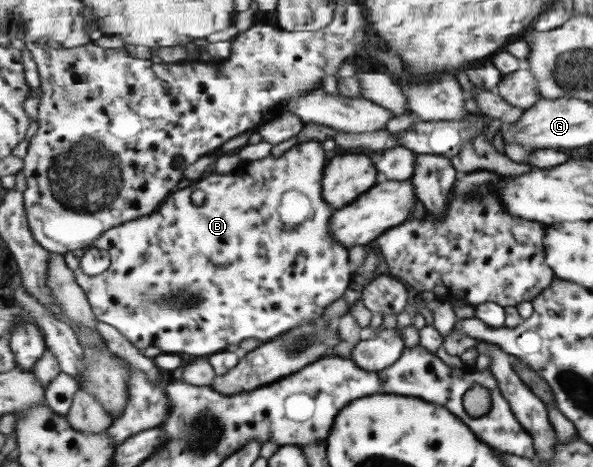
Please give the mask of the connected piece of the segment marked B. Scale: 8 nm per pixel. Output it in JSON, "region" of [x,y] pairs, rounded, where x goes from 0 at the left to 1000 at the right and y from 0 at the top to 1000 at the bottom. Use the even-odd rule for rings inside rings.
{"region":[[[528,300],[499,308],[467,338],[455,330],[440,343],[410,345],[386,373],[354,373],[325,392],[314,392],[305,403],[307,409],[304,405],[293,409],[293,418],[287,418],[287,426],[280,426],[280,435],[260,460],[253,460],[246,469],[233,469],[226,478],[212,478],[192,495],[182,495],[179,503],[172,503],[172,512],[162,512],[165,520],[159,516],[155,529],[145,527],[128,537],[118,537],[110,544],[111,563],[125,582],[128,602],[148,632],[162,683],[196,700],[197,709],[202,709],[221,734],[226,734],[228,743],[239,752],[246,743],[265,741],[275,756],[307,758],[312,764],[314,760],[354,764],[354,760],[381,752],[384,739],[403,739],[415,726],[435,726],[440,734],[462,732],[462,726],[472,724],[482,711],[492,711],[497,702],[546,679],[551,657],[578,636],[595,602],[597,582],[587,563],[587,531],[577,518],[570,518],[556,493],[560,460],[567,448],[550,433],[543,409],[543,383],[546,383],[553,349],[553,332],[543,319],[543,304]],[[327,409],[344,413],[339,439],[331,439],[331,430],[324,422]],[[162,529],[184,540],[185,570],[170,587],[145,589],[135,576],[138,546],[153,542],[162,535]]]}

